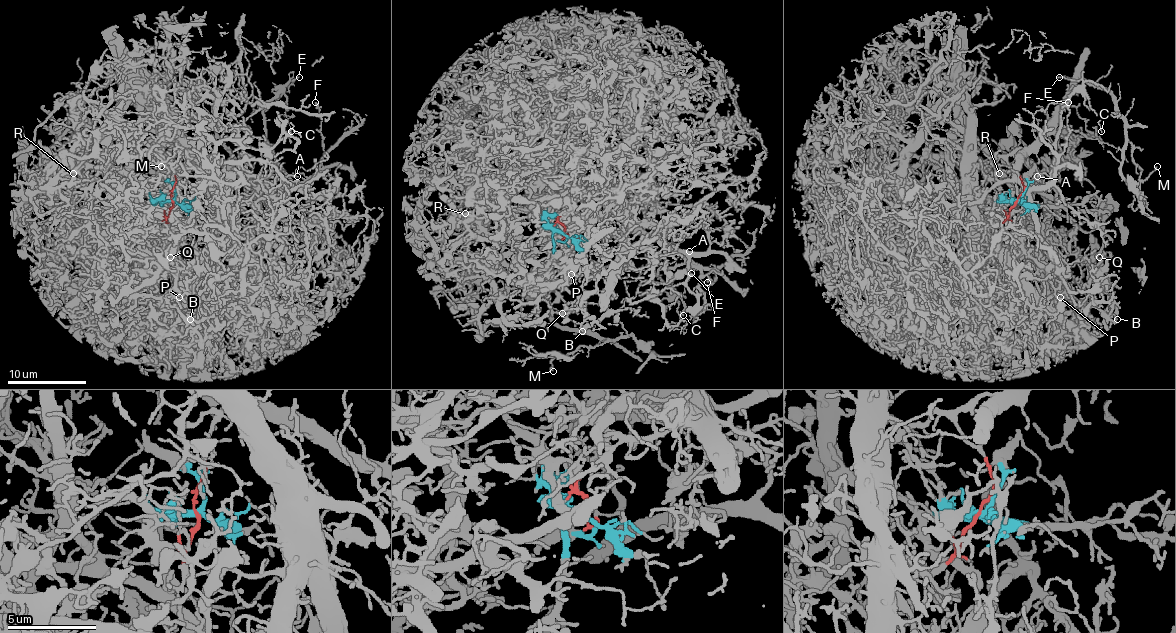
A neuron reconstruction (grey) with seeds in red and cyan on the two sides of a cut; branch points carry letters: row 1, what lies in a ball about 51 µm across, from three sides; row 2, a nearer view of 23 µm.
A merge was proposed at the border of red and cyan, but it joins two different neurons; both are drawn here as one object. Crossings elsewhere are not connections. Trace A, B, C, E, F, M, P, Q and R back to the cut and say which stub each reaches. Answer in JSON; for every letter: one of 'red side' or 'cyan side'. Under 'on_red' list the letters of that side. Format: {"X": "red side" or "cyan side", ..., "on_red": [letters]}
{"A": "red side", "B": "cyan side", "C": "red side", "E": "red side", "F": "red side", "M": "red side", "P": "cyan side", "Q": "cyan side", "R": "cyan side", "on_red": ["A", "C", "E", "F", "M"]}

